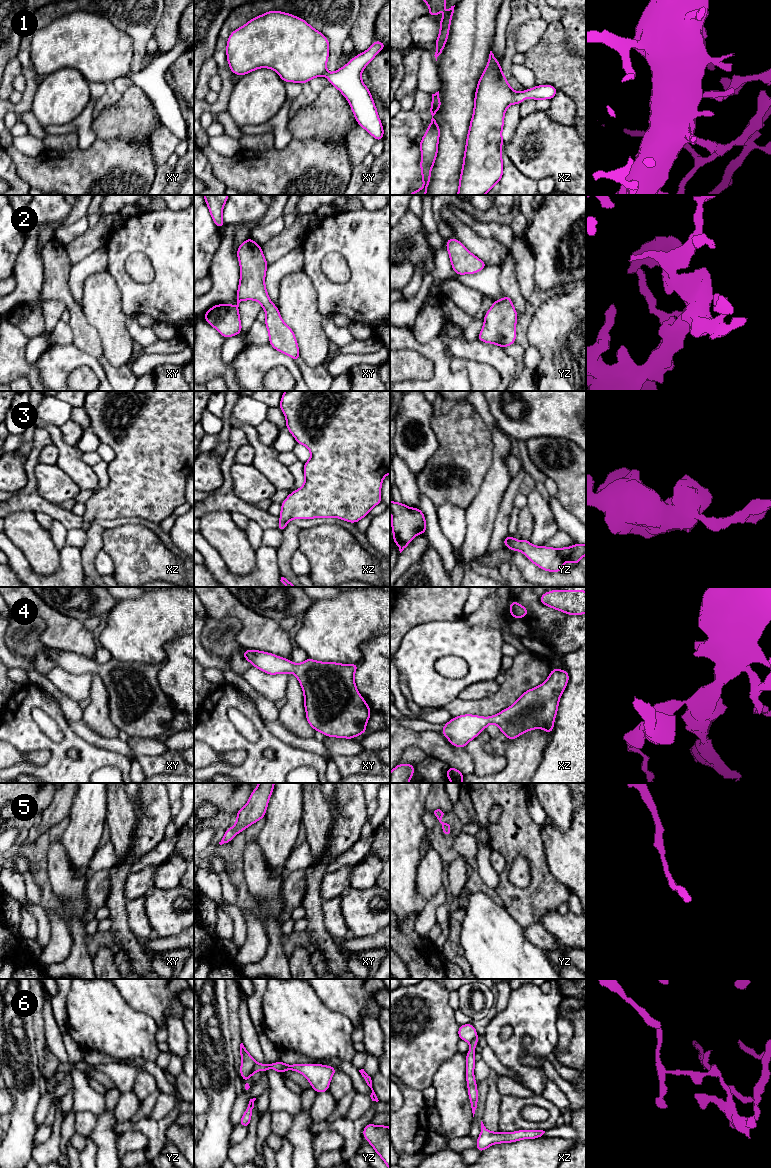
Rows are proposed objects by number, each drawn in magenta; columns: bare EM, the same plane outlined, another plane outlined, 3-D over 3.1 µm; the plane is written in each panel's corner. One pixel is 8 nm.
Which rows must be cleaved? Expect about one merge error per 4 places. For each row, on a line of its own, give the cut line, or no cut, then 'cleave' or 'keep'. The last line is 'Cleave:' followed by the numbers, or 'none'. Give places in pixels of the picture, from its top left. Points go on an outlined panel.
1: cut none; keep
2: cut none; keep
3: cut none; keep
4: cut none; keep
5: cut none; keep
6: cut yz (256, 1063), (255, 1070); cleave
Cleave: 6

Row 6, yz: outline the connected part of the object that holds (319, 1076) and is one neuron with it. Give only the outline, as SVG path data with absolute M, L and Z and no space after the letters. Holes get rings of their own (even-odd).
M282 1061L276 1063L255 1064L256 1071L267 1072L273 1068L278 1073L282 1074L284 1071L292 1070L303 1074L311 1084L316 1093L328 1092L329 1084L332 1076L338 1070L332 1066L325 1066L322 1064L291 1064L287 1065Z

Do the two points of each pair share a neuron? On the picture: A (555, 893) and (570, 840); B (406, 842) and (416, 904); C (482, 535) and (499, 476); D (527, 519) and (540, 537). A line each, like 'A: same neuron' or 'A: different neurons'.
A: different neurons
B: same neuron
C: same neuron
D: different neurons

